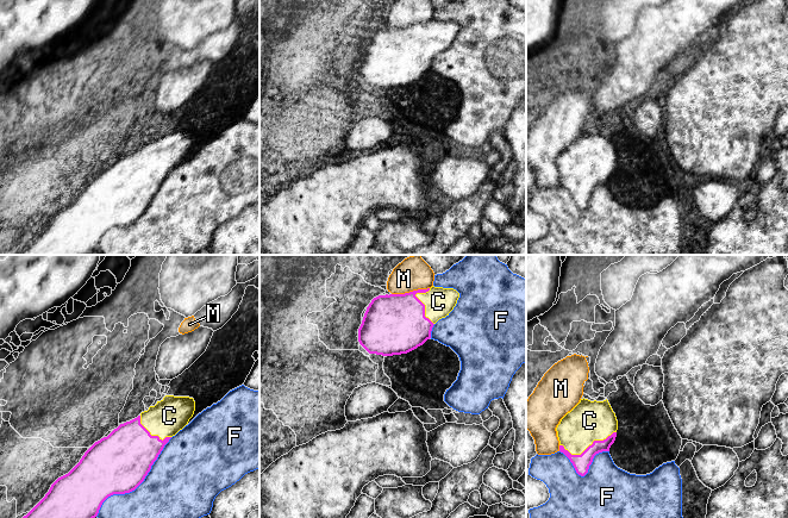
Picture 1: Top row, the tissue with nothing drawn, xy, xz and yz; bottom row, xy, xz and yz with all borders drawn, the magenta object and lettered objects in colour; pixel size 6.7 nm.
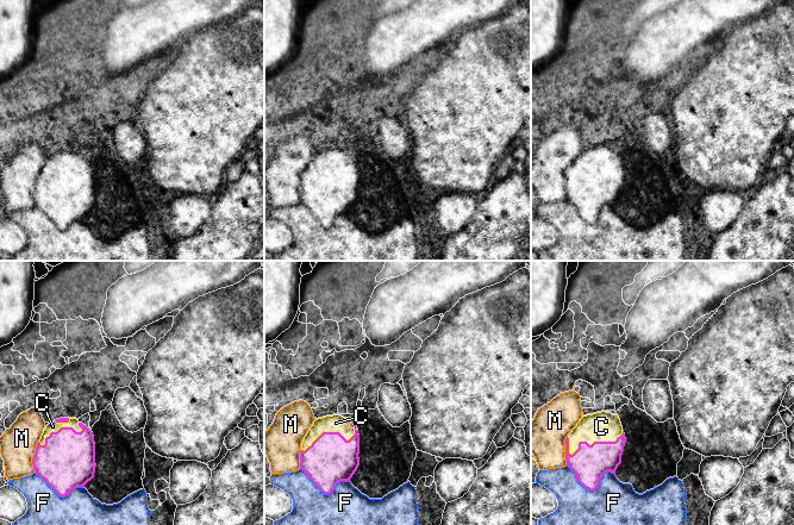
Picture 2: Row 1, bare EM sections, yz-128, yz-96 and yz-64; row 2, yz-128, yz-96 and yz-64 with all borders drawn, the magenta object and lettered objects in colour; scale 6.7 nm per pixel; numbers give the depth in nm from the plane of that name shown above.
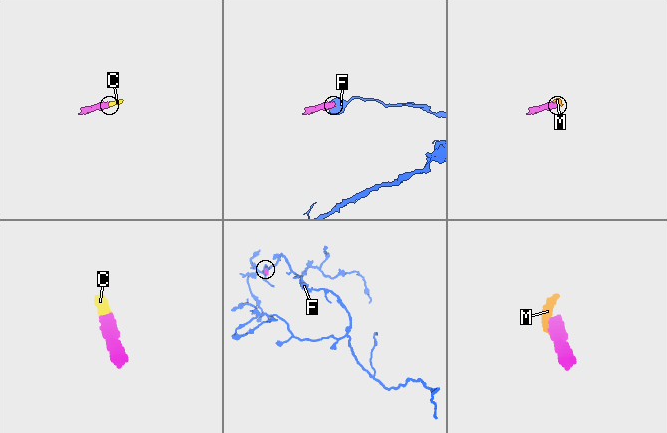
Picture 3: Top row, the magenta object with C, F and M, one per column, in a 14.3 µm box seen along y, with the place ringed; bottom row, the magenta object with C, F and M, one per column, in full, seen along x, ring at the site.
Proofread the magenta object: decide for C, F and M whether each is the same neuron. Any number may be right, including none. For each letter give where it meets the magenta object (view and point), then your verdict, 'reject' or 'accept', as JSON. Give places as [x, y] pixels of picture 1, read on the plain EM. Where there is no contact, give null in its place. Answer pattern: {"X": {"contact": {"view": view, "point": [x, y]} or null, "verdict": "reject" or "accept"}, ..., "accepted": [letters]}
{"C": {"contact": {"view": "yz", "point": [588, 180]}, "verdict": "accept"}, "F": {"contact": {"view": "xy", "point": [137, 219]}, "verdict": "reject"}, "M": {"contact": {"view": "xz", "point": [410, 25]}, "verdict": "reject"}, "accepted": ["C"]}

